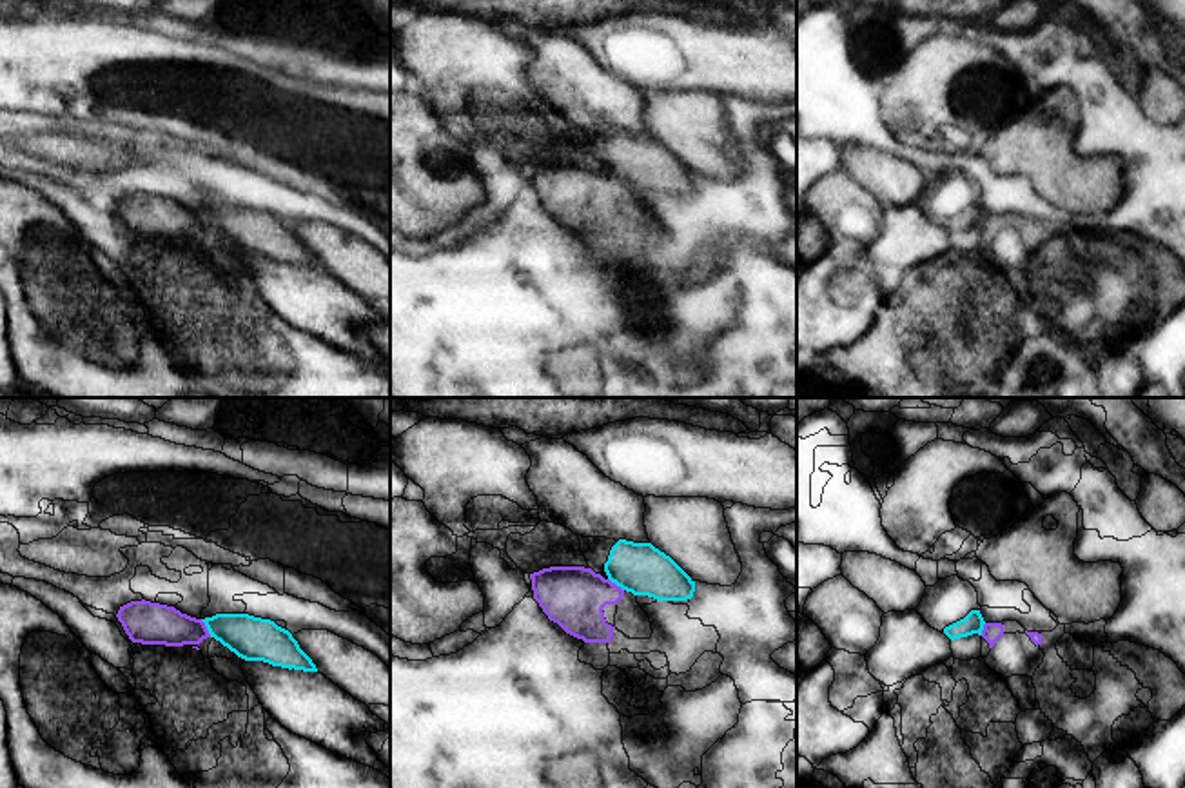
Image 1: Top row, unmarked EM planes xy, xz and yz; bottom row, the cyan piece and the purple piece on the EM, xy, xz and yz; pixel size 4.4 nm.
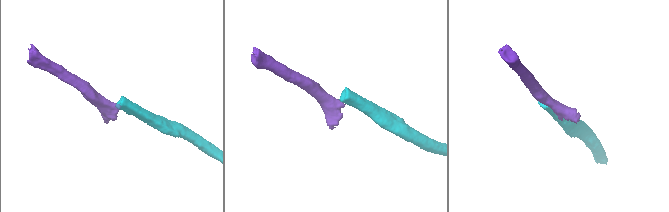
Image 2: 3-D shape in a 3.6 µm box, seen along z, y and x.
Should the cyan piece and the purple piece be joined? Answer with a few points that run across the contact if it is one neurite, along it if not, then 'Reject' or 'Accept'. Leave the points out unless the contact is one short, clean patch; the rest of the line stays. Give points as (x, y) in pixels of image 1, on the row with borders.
Line: xy (200, 620), (211, 636). Reject

